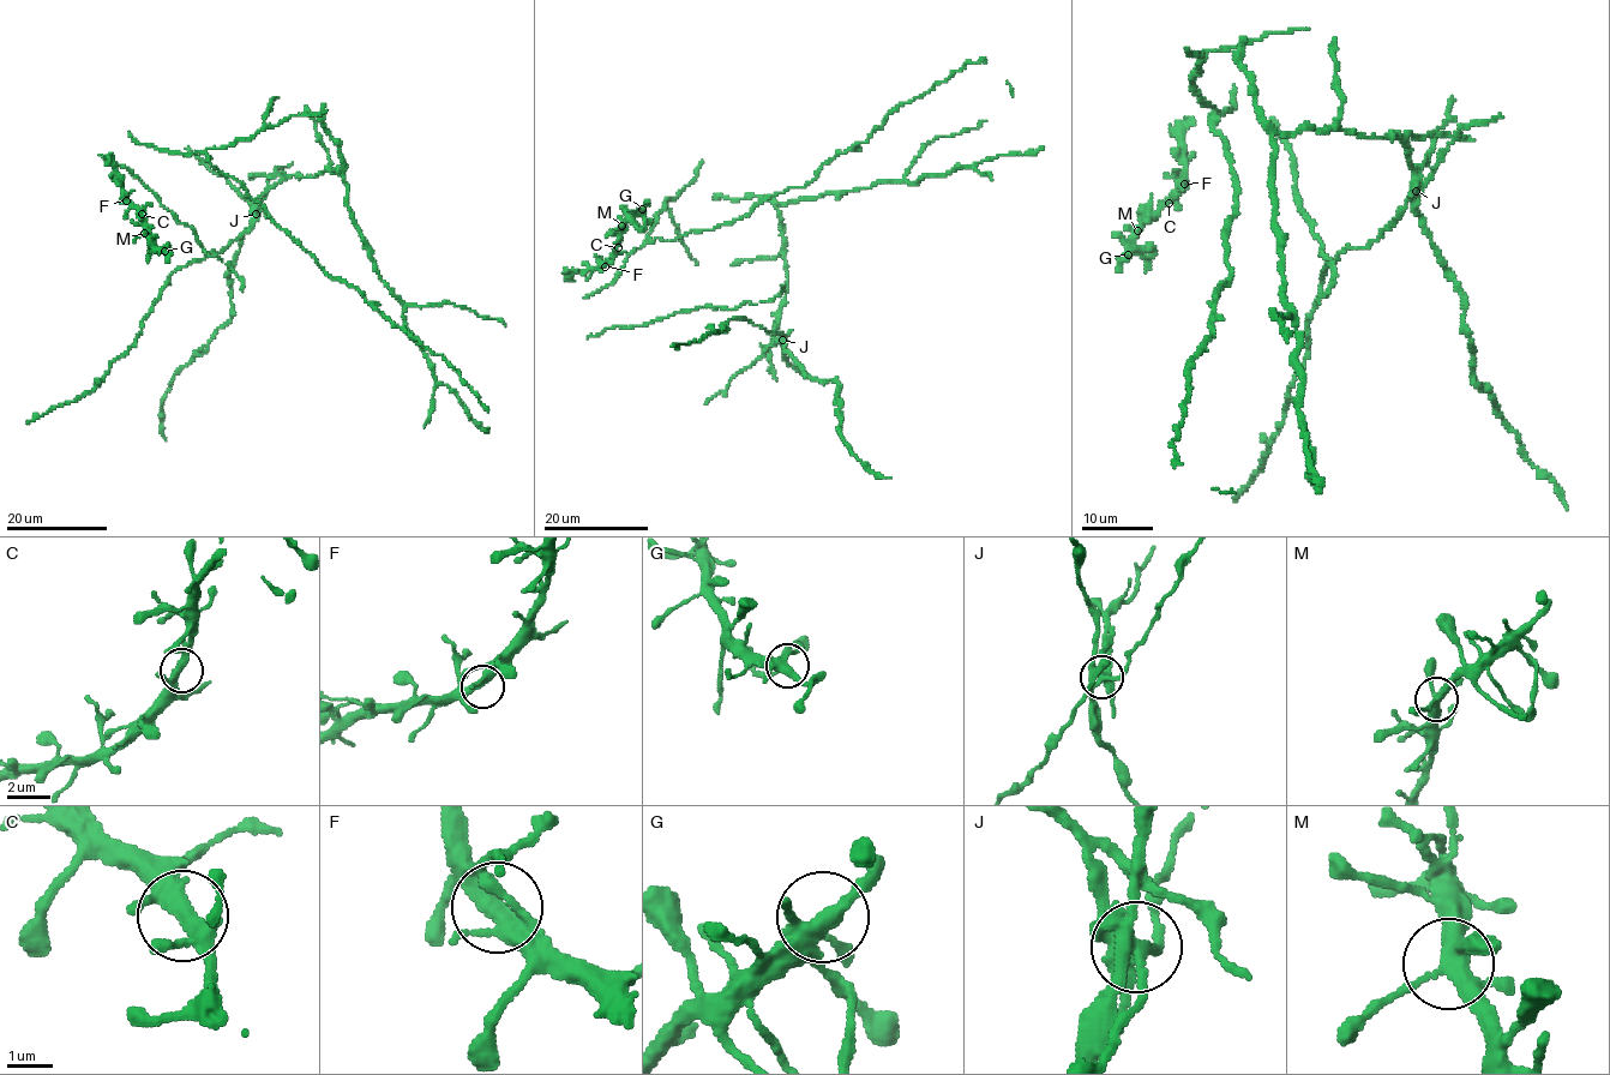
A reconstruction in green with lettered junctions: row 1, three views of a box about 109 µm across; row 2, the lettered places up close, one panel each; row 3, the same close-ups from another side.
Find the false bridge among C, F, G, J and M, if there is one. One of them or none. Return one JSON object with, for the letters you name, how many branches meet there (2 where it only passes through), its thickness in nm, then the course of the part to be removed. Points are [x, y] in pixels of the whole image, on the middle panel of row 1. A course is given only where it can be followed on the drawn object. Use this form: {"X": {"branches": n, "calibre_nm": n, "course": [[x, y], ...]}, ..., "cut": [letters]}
{"J": {"branches": 7, "calibre_nm": 320, "course": [[782, 340], [773, 336], [787, 280], [776, 205], [878, 182], [919, 181], [997, 156], [1033, 154], [1044, 148]]}, "cut": ["J"]}

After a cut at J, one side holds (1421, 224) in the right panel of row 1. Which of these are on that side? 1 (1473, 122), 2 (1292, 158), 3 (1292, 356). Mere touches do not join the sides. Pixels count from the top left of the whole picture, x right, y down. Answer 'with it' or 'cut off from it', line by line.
1: cut off from it
2: cut off from it
3: with it

